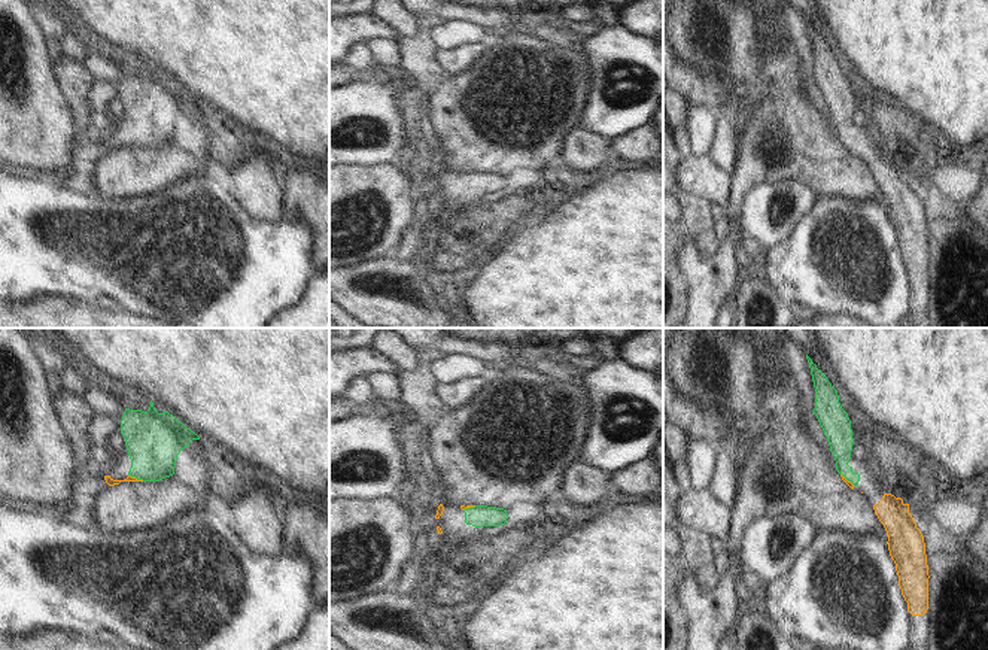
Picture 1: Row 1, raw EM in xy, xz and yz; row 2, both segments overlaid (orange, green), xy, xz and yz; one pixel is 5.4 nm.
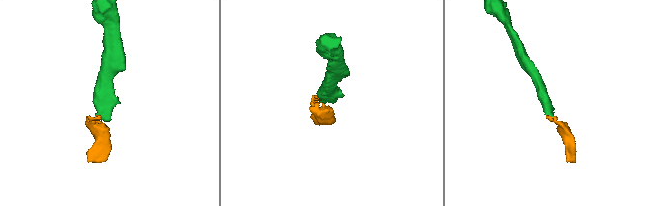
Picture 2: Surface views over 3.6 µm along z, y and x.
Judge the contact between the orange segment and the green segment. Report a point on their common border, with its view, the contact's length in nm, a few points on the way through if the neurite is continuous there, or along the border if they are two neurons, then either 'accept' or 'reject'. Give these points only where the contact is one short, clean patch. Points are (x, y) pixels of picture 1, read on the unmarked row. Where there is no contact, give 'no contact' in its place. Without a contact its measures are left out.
xy (134, 143) | 90 nm | across xy (111, 148), (134, 143), (152, 125), (154, 106) | accept

